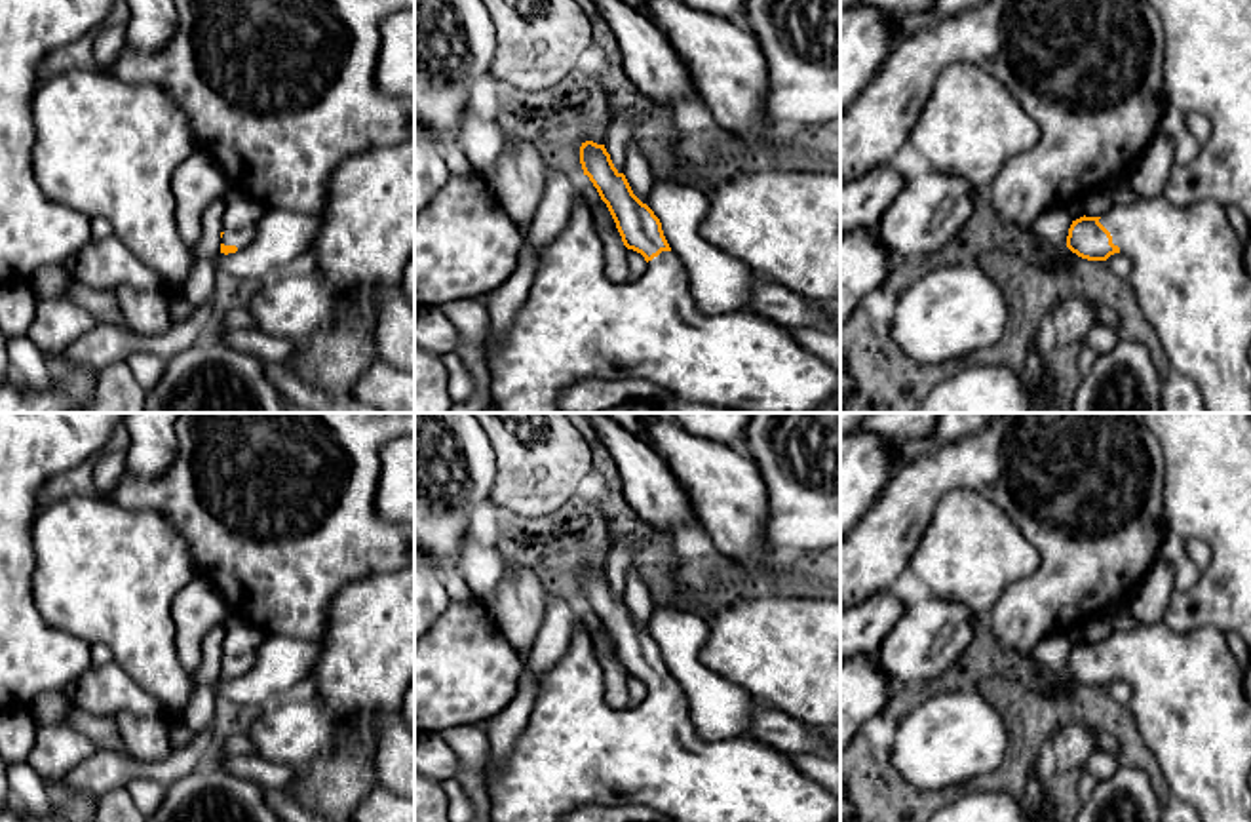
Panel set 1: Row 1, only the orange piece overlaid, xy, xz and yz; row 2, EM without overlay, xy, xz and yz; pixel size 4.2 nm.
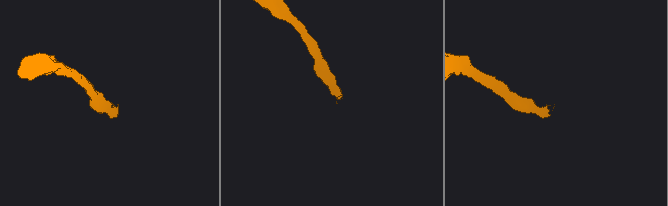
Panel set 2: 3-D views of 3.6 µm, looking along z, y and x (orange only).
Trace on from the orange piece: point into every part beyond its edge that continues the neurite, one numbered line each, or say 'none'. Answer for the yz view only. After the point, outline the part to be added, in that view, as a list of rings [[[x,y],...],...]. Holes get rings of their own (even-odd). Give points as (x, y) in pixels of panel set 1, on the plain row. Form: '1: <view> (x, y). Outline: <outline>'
1: yz (1189, 704). Outline: [[[1126,613],[1112,618],[1110,636],[1099,649],[1131,687],[1127,708],[1162,769],[1171,797],[1190,803],[1202,822],[1251,822],[1251,702],[1243,691],[1243,670],[1228,647],[1226,634],[1219,628],[1175,632],[1165,624],[1135,622]]]

